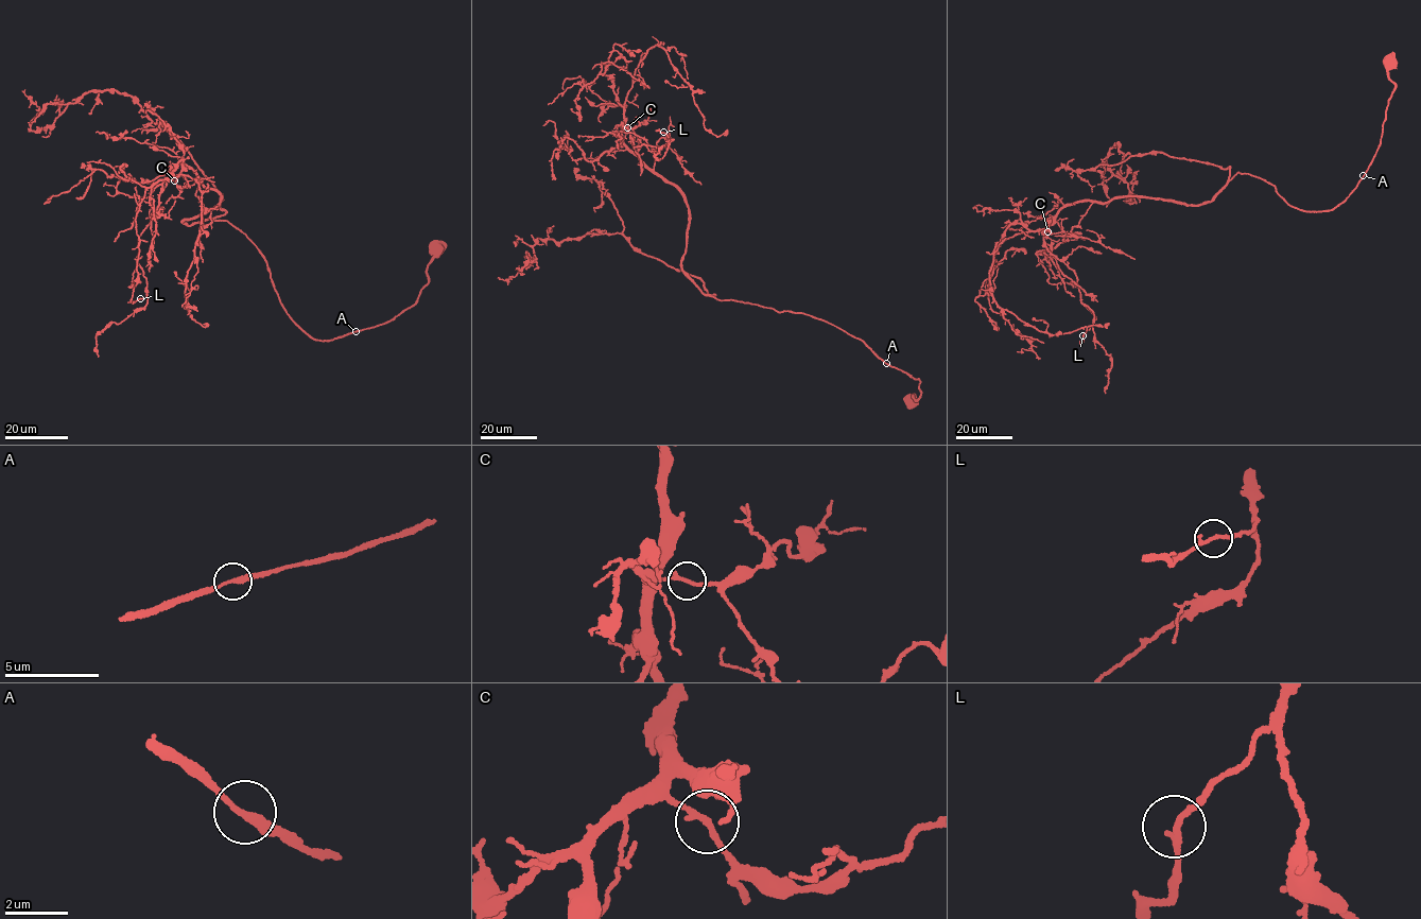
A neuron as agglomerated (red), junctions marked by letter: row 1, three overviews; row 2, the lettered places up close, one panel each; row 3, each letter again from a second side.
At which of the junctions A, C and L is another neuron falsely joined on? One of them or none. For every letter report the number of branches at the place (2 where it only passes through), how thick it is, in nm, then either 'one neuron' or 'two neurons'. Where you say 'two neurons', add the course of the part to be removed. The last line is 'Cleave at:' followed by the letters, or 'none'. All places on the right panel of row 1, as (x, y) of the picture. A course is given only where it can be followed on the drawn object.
A: 2 branches meet; 180 nm thick; one neuron
C: 2 branches meet; 180 nm thick; one neuron
L: 2 branches meet; 180 nm thick; one neuron
Cleave at: none

